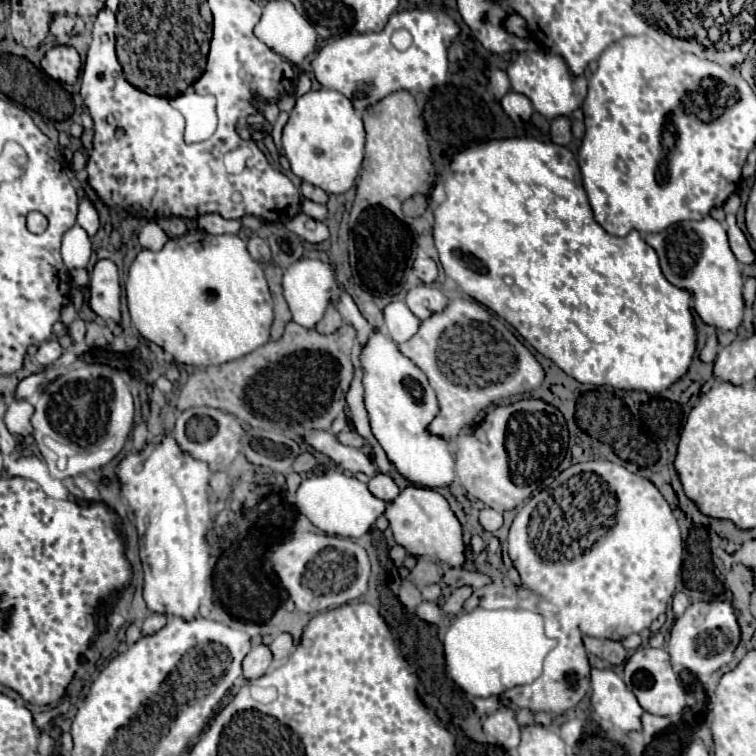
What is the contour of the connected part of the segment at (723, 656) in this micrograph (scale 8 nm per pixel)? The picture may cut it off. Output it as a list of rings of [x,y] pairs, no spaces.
[[[700,600],[690,604],[688,610],[674,622],[668,642],[668,654],[672,658],[672,664],[690,670],[696,676],[704,676],[714,674],[722,666],[730,664],[738,644],[740,644],[740,626],[732,602]]]

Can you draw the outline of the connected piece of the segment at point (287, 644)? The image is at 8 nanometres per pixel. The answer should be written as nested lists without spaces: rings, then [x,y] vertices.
[[[280,634],[280,636],[276,636],[276,640],[270,644],[270,650],[272,650],[272,654],[274,654],[276,660],[288,656],[288,654],[292,652],[292,648],[294,648],[294,640],[292,640],[290,634]]]

